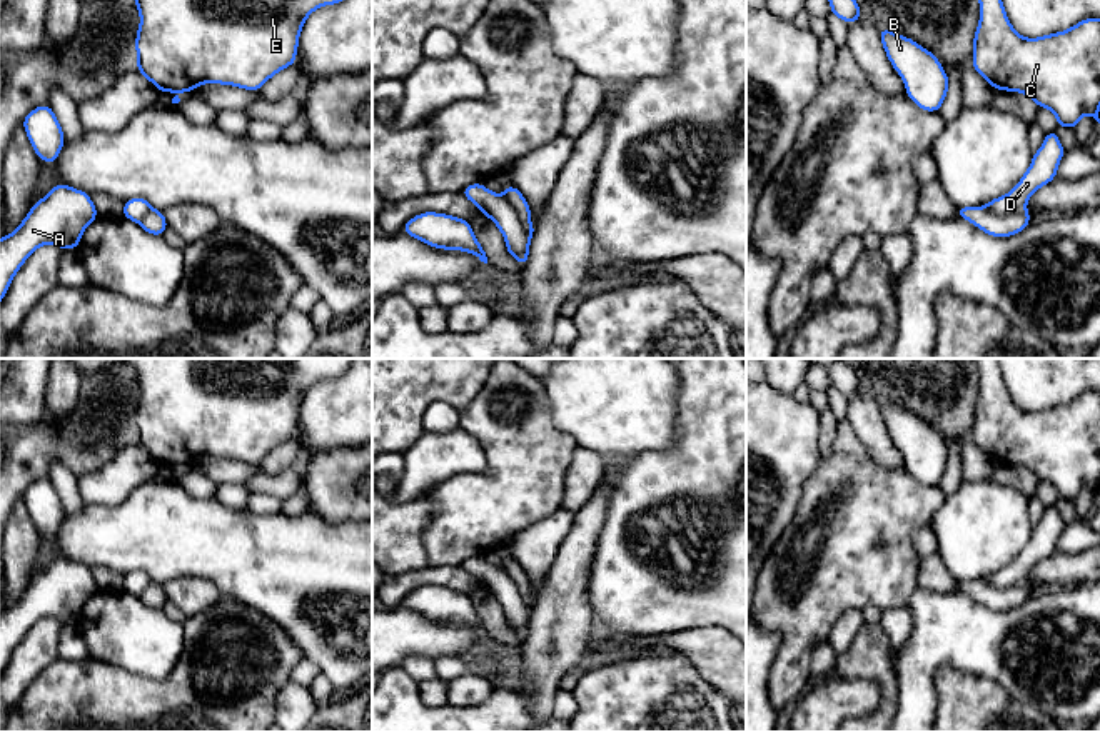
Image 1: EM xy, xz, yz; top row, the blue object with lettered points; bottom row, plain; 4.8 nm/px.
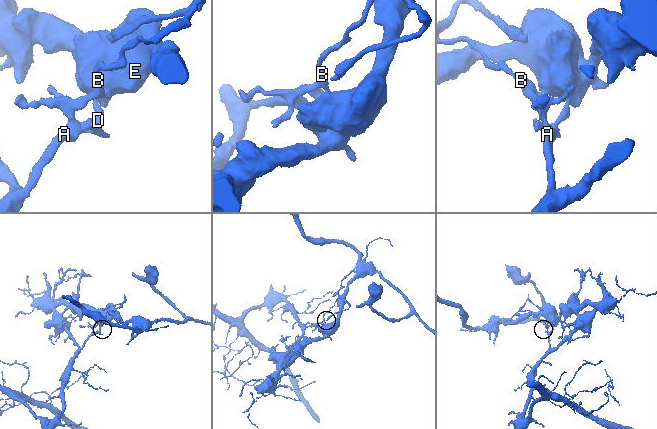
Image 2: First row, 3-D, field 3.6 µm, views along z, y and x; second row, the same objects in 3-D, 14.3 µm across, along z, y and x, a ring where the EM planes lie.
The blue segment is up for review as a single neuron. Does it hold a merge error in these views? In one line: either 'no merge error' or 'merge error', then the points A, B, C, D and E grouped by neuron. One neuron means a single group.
merge error; groups A B / C D E

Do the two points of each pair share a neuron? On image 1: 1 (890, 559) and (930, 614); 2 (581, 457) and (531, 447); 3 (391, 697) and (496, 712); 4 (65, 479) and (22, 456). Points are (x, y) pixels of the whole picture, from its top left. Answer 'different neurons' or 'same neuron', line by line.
1: different neurons
2: different neurons
3: same neuron
4: different neurons

